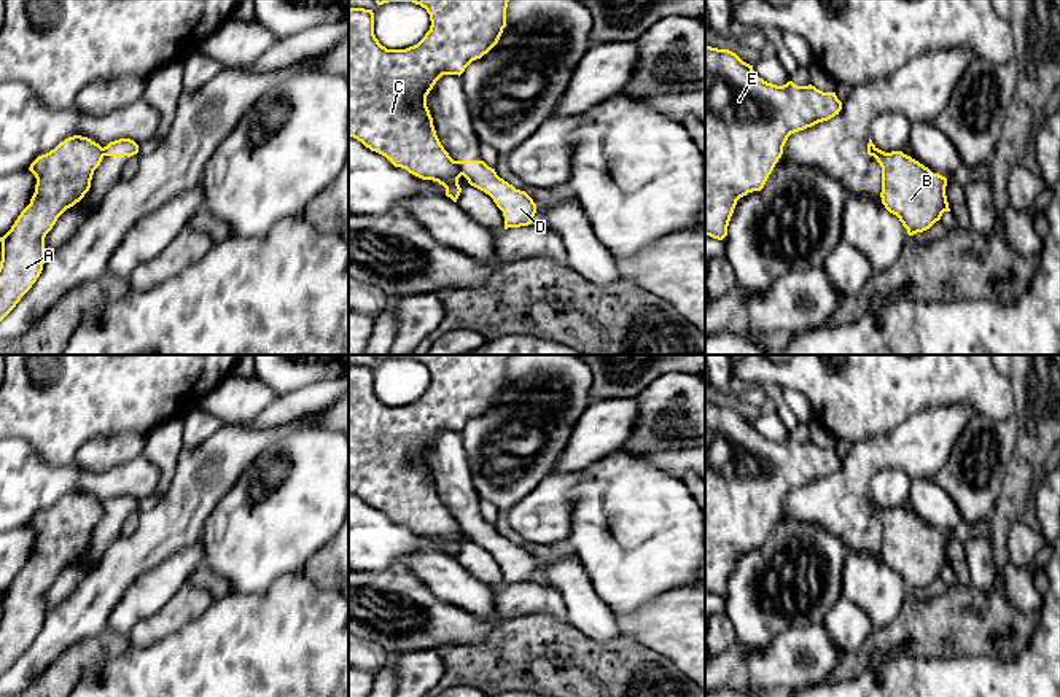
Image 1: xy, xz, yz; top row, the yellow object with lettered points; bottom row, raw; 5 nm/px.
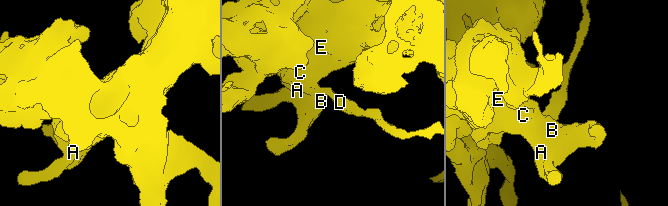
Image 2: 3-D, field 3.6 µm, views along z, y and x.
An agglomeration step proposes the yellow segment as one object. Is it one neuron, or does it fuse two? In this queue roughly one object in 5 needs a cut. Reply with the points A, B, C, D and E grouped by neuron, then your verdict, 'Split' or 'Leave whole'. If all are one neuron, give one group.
Groups: A B C E / D. Split

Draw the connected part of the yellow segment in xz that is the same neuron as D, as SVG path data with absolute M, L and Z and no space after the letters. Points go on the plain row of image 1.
M455 517L468 539L489 551L503 568L505 586L532 581L536 570L533 555L500 535L484 517Z

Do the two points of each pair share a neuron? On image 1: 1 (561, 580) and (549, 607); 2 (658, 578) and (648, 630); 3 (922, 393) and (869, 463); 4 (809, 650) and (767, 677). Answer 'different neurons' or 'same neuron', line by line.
1: different neurons
2: different neurons
3: different neurons
4: same neuron

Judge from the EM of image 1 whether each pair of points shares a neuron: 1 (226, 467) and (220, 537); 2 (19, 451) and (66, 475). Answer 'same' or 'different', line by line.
1: different
2: same

